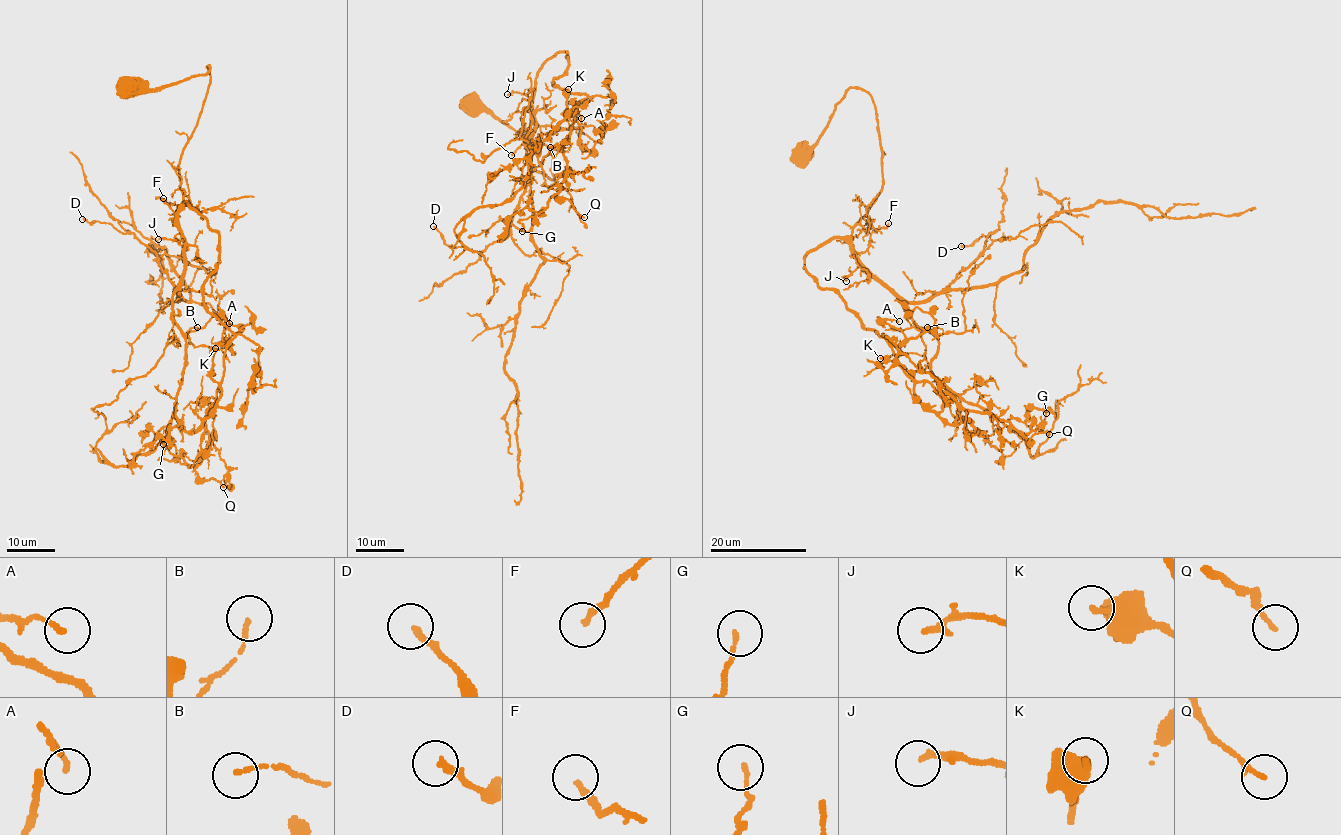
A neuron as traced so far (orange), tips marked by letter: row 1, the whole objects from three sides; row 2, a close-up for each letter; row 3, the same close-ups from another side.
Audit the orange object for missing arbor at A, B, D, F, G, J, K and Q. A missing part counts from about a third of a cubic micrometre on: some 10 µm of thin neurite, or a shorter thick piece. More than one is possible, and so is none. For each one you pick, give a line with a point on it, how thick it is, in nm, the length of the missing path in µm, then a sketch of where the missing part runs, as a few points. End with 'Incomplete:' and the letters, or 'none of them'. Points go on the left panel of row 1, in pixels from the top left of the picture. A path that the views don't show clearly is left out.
Incomplete: none of them

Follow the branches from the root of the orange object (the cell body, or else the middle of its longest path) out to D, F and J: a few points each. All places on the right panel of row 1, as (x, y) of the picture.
D: (801, 155), (844, 93), (862, 88), (883, 184), (853, 229), (854, 258), (926, 302), (990, 233), (961, 246)
F: (801, 155), (844, 93), (862, 88), (877, 119), (883, 184), (851, 246), (863, 252), (888, 223)
J: (801, 155), (850, 88), (870, 96), (883, 184), (853, 229), (851, 251), (859, 266), (846, 281)

